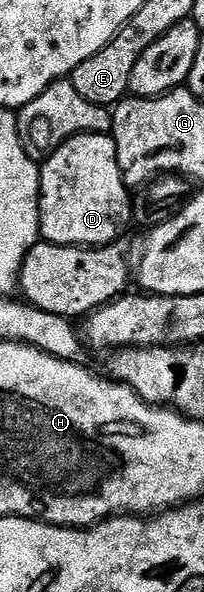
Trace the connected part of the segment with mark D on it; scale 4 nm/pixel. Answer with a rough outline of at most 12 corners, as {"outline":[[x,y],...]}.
{"outline":[[110,134],[39,169],[41,239],[113,245],[134,200]]}

